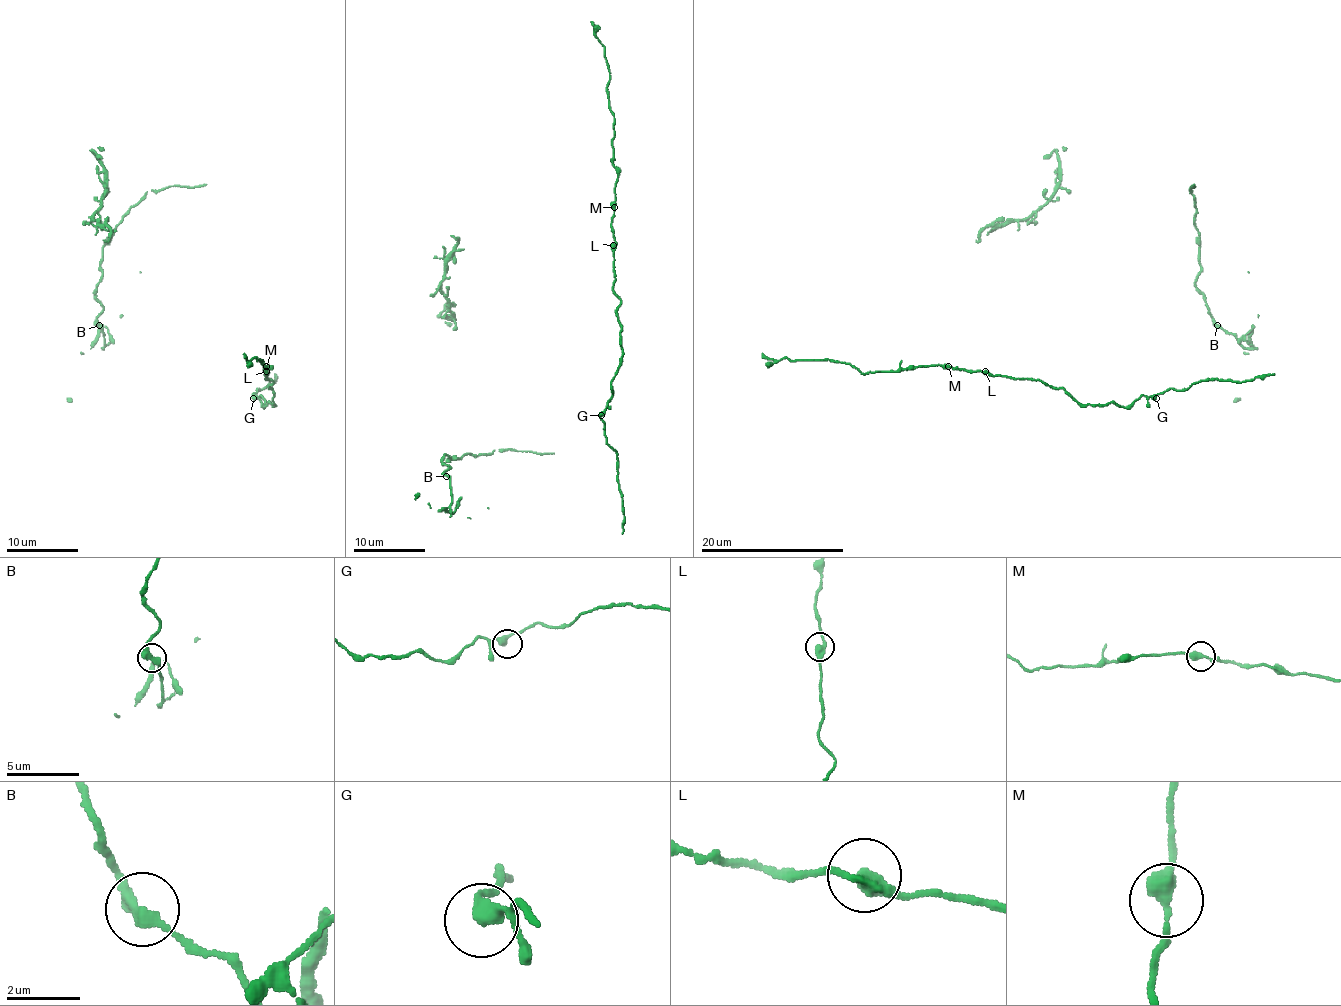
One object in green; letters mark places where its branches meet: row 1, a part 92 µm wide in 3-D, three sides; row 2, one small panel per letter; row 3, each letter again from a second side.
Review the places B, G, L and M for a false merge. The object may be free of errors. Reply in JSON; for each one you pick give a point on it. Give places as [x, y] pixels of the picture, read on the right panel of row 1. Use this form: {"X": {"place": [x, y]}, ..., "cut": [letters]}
{"cut": []}

